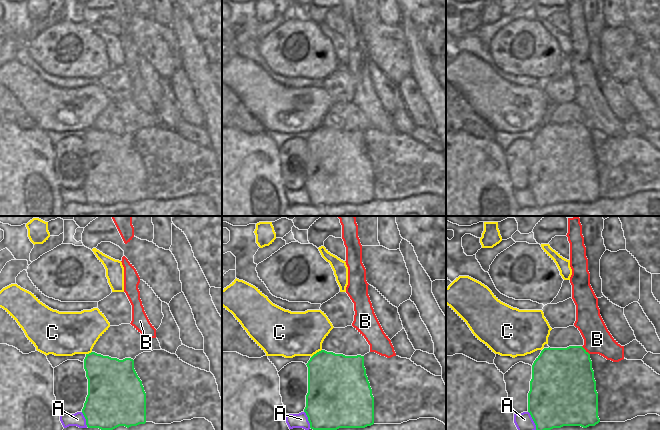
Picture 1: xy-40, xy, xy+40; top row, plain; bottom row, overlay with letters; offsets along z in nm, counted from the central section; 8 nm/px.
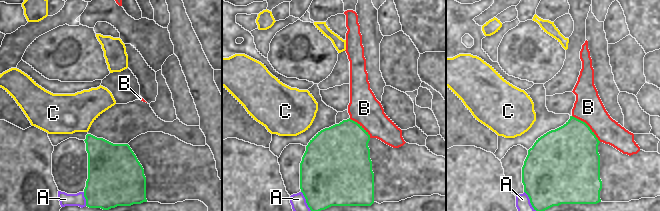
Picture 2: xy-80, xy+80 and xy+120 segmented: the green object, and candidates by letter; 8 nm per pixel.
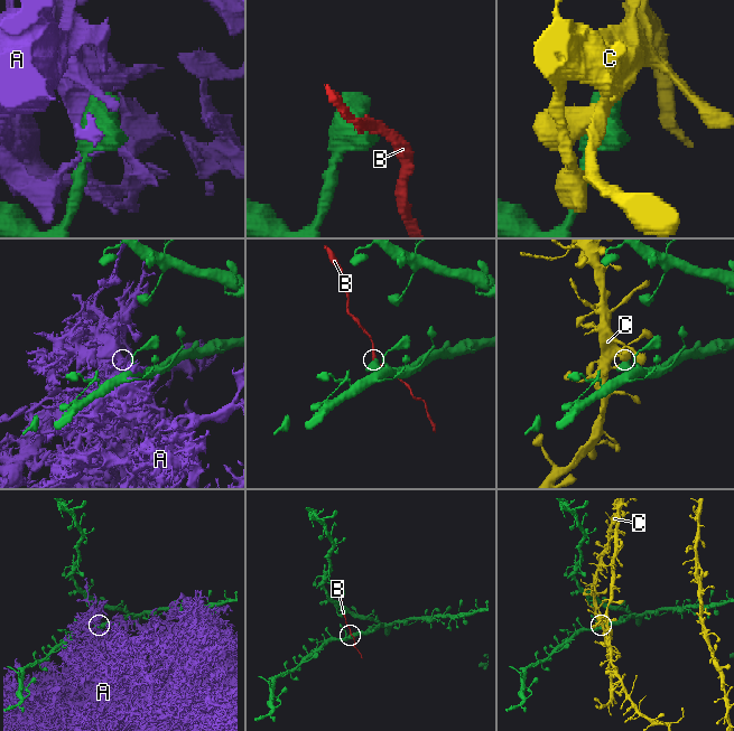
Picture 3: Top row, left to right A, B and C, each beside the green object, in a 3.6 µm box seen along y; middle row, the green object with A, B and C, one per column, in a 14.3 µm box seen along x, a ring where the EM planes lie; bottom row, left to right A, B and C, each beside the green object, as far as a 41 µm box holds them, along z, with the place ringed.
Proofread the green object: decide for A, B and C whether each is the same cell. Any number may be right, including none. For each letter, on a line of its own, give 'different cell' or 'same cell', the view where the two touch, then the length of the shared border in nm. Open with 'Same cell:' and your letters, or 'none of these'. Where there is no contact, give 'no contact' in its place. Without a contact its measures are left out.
Same cell: none of these
A: different cell; meets green in xy+40; contact 170 nm long
B: different cell; meets green in xy+40; contact 100 nm long
C: different cell; meets green in xy; contact 110 nm long

